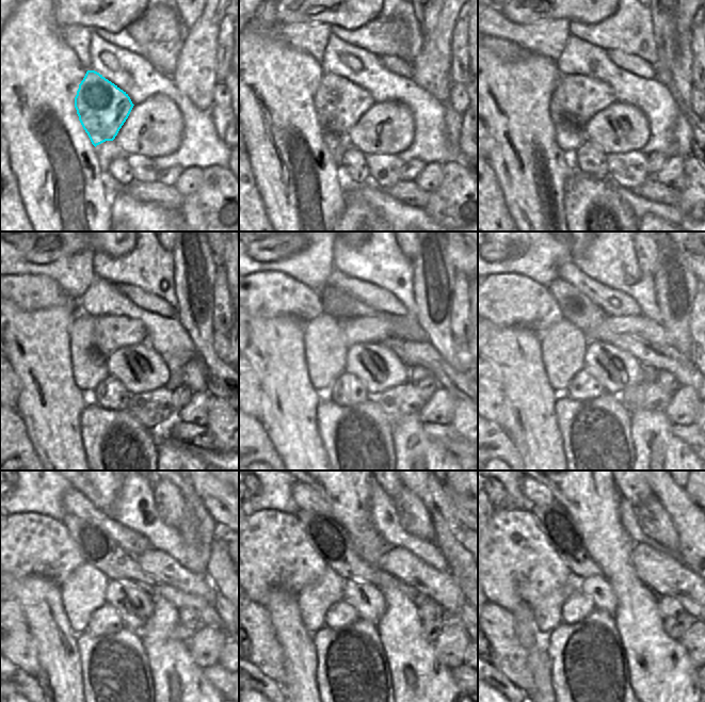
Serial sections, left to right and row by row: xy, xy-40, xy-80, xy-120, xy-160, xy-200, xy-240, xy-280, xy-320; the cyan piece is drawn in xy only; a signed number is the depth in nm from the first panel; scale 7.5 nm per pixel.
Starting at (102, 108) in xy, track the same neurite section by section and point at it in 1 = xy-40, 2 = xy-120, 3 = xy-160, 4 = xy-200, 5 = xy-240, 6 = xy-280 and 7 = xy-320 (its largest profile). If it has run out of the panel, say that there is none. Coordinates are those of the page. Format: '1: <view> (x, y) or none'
1: xy-40 (339, 104)
2: xy-120 (111, 333)
3: xy-160 (366, 329)
4: xy-200 (640, 326)
5: xy-240 (158, 563)
6: xy-280 (442, 586)
7: xy-320 (665, 575)

